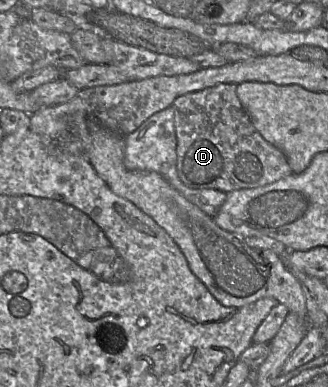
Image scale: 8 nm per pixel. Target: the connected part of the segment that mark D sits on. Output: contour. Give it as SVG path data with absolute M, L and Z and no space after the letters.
M218 84L197 92L187 93L172 104L177 138L177 171L180 180L193 189L216 189L226 194L241 189L258 188L292 174L286 156L267 142L254 127L242 107L236 84Z

